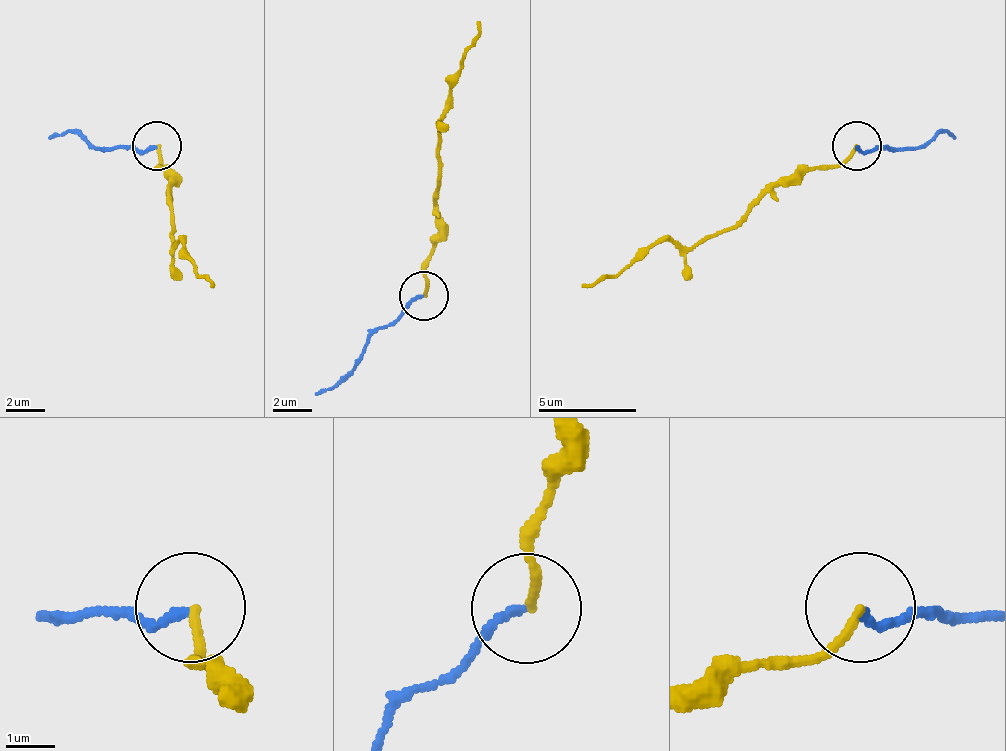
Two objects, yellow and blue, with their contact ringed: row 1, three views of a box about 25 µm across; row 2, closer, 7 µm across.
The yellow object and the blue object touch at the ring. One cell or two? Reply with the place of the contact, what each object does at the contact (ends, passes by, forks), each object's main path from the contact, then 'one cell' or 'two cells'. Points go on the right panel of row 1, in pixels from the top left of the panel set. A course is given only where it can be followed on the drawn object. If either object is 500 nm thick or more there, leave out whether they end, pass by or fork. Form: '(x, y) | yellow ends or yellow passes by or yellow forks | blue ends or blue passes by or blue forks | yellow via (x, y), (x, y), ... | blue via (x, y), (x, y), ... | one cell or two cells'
(856, 145) | yellow ends | blue ends | yellow via (855, 144), (840, 163), (781, 178), (733, 227), (698, 242), (654, 242), (615, 276), (581, 286) | blue via (855, 144), (923, 149), (938, 134), (953, 139) | two cells

